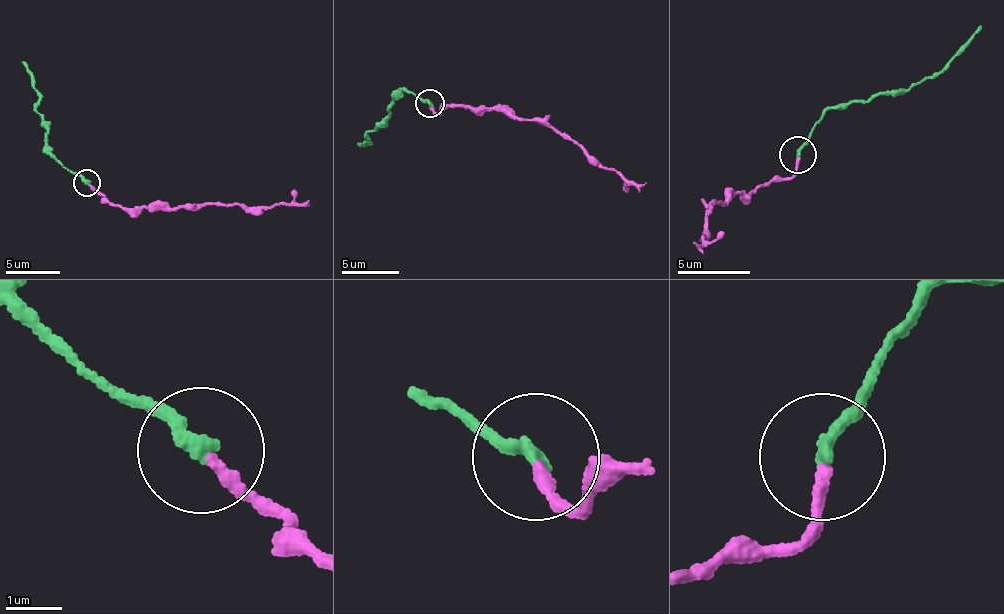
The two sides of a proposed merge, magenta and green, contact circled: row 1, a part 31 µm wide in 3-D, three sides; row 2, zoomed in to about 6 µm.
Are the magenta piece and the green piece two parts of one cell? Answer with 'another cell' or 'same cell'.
same cell

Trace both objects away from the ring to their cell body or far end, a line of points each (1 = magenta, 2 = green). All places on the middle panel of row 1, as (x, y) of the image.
1: (431, 104), (438, 113), (449, 105), (464, 105), (544, 122), (628, 181), (646, 183)
2: (429, 104), (403, 90), (388, 115), (367, 134), (368, 142), (358, 145)

